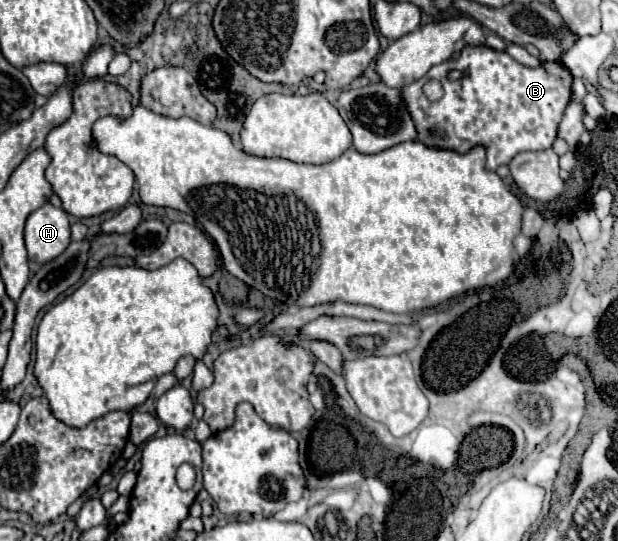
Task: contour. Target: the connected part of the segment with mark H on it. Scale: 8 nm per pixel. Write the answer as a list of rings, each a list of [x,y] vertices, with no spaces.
[[[48,202],[28,216],[24,236],[28,258],[38,264],[50,262],[58,258],[72,242],[68,214]]]

